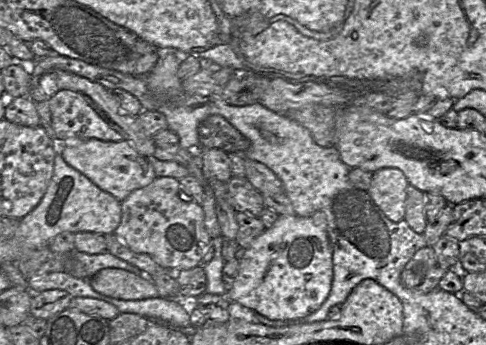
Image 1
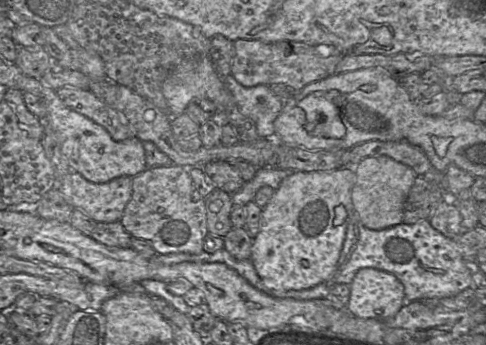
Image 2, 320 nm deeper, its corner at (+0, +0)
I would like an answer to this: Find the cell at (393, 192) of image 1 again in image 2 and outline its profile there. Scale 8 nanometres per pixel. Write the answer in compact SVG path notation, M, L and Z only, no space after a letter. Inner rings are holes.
M374 156L361 160L354 171L356 182L352 190L352 202L362 224L369 229L382 230L403 223L405 201L417 176L414 170L388 156Z

